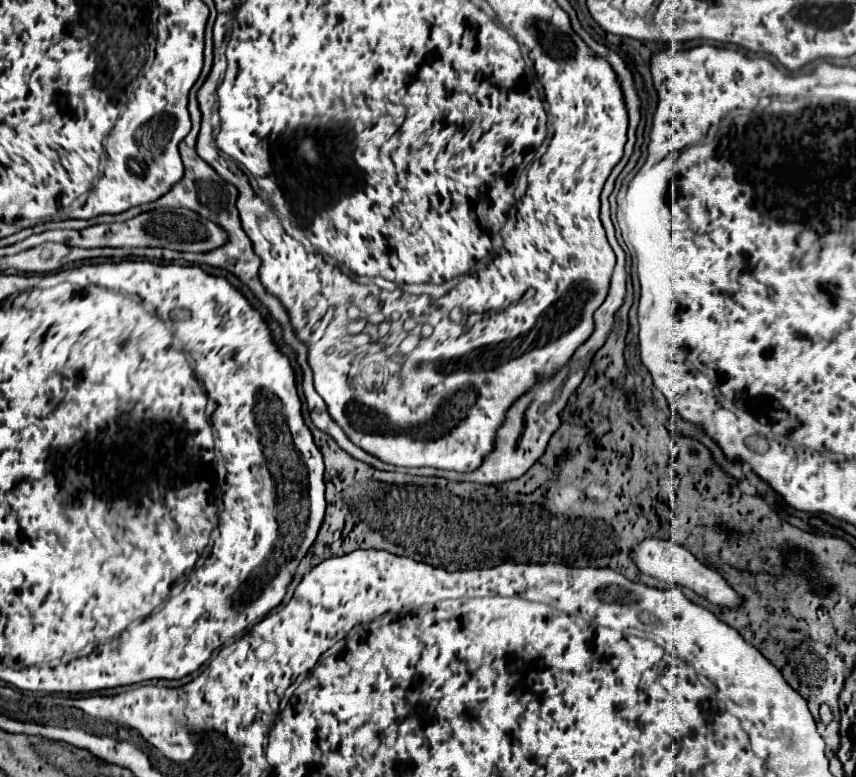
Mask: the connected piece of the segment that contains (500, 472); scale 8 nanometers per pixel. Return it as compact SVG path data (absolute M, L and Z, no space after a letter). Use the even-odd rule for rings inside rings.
M614 169L604 185L604 191L602 191L602 197L600 197L600 219L602 219L602 225L606 229L606 237L608 237L608 243L610 247L614 249L616 253L616 267L614 267L614 273L612 273L612 281L610 281L610 291L608 291L608 297L606 301L596 309L594 313L594 323L596 323L596 329L594 333L590 335L590 339L576 351L576 355L570 359L568 367L564 367L564 371L560 371L560 375L556 375L556 379L550 379L548 383L540 383L540 387L536 387L536 391L530 391L530 395L522 395L520 401L516 401L512 405L512 411L508 411L508 421L504 421L504 427L500 427L500 435L498 435L498 443L496 443L496 451L492 451L492 455L488 455L488 459L484 459L482 467L472 471L472 473L456 473L456 471L442 471L438 473L438 477L444 477L444 479L450 479L450 481L470 481L470 483L504 483L504 481L510 481L510 479L518 479L520 475L524 475L532 463L544 453L544 447L548 445L548 439L556 433L556 429L560 427L560 413L566 409L568 405L568 399L572 397L572 393L576 393L576 389L580 387L596 351L606 343L612 327L614 327L614 317L616 317L616 311L620 309L620 305L624 303L624 293L626 293L626 271L624 271L624 251L622 247L618 245L616 237L614 237L614 227L612 227L612 221L610 221L610 209L608 209L608 195L612 193L614 189L614 181L618 177L618 169Z

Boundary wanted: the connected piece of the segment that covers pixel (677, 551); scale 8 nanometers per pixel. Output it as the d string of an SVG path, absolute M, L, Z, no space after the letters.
M652 537L642 539L630 549L628 555L636 563L640 573L656 577L656 579L662 579L662 581L668 581L668 583L674 583L674 585L682 585L682 587L694 591L696 595L704 597L706 601L714 603L714 605L720 605L720 607L730 609L730 611L736 611L744 603L744 599L740 599L740 595L722 579L720 573L716 573L710 567L706 567L704 563L700 563L688 549L684 549L682 545L678 545L678 543L670 541L670 539L652 539Z

